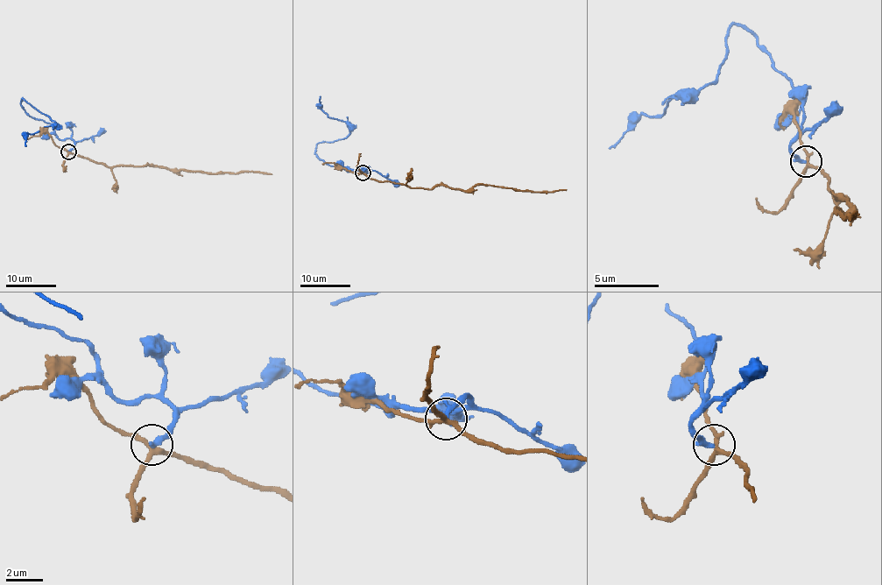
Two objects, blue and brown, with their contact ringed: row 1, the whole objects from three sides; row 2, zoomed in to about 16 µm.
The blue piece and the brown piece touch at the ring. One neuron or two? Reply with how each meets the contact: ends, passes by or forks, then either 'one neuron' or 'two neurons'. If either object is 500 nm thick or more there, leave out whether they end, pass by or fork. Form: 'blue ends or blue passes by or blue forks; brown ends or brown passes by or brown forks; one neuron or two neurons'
blue ends; brown forks; two neurons

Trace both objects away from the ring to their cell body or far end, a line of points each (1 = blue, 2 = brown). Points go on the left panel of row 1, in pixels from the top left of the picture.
1: (68, 151), (74, 143), (34, 119), (21, 105), (23, 98), (55, 123), (27, 134), (25, 146)
2: (68, 151), (108, 166), (152, 165), (206, 172), (262, 172), (272, 174)

